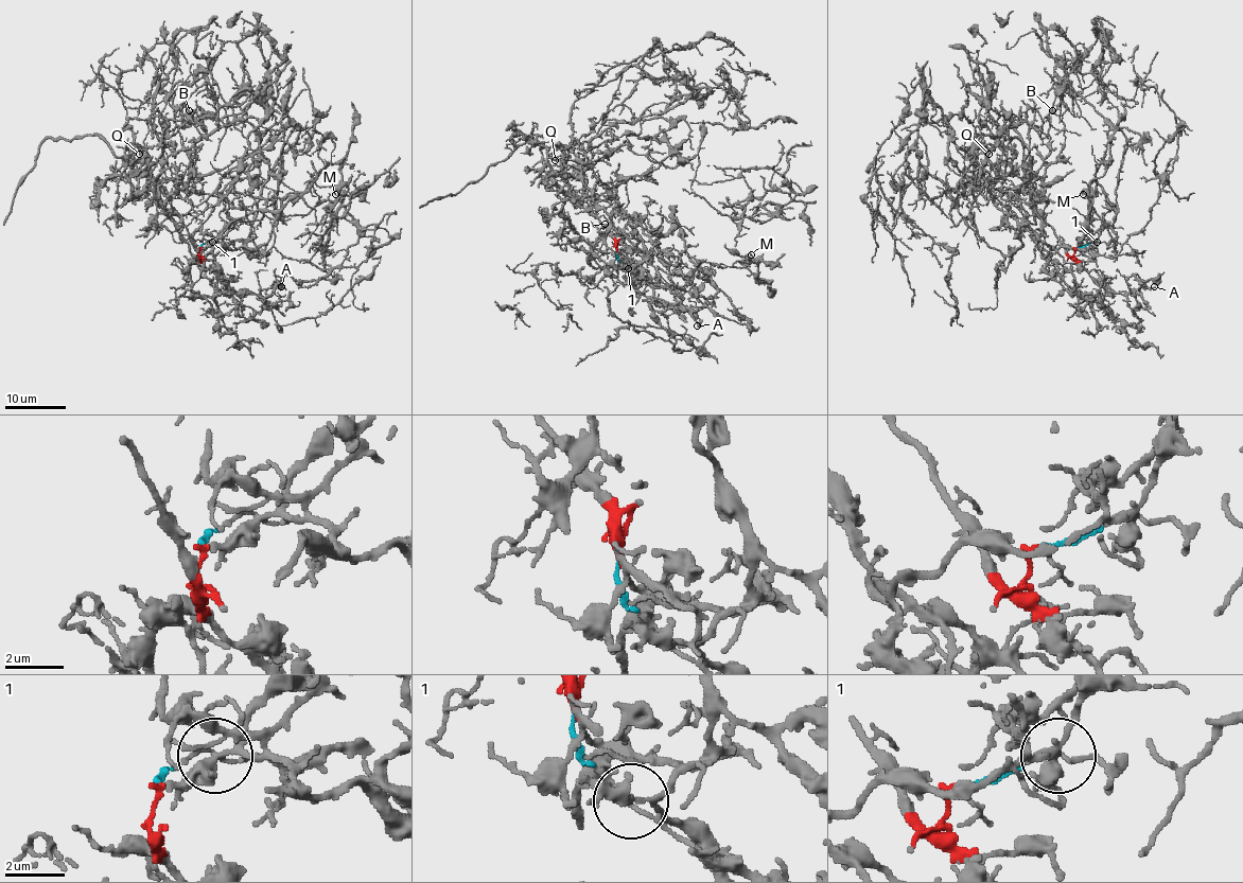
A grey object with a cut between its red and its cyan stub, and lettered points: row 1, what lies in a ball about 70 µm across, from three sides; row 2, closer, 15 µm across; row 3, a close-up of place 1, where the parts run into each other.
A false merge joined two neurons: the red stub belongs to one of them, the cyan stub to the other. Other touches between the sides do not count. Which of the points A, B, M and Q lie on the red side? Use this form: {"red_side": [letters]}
{"red_side": ["A", "Q"]}

